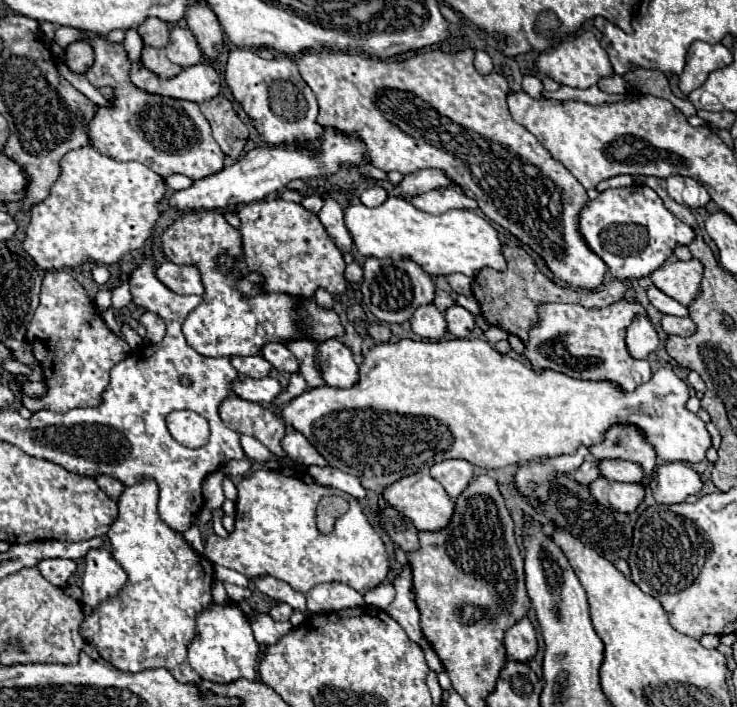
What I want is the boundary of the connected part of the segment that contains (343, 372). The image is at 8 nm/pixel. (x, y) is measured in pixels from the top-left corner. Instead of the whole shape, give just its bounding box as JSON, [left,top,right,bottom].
[315,338,359,388]

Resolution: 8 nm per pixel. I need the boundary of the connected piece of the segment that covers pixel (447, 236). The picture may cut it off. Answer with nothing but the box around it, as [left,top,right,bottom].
[345,196,507,278]

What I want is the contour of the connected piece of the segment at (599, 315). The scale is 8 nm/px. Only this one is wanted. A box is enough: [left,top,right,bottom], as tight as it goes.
[527,298,651,392]

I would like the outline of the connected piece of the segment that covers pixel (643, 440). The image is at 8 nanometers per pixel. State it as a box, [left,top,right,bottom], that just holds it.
[591,424,657,486]

